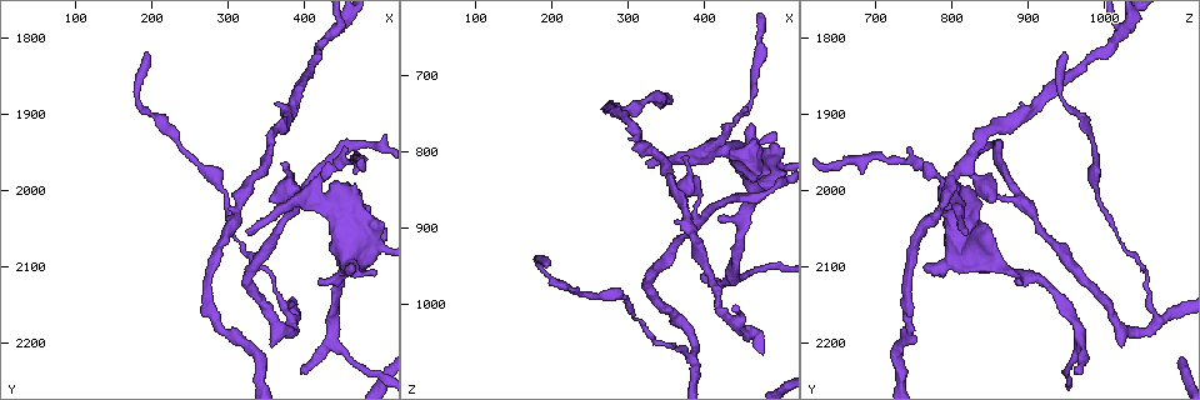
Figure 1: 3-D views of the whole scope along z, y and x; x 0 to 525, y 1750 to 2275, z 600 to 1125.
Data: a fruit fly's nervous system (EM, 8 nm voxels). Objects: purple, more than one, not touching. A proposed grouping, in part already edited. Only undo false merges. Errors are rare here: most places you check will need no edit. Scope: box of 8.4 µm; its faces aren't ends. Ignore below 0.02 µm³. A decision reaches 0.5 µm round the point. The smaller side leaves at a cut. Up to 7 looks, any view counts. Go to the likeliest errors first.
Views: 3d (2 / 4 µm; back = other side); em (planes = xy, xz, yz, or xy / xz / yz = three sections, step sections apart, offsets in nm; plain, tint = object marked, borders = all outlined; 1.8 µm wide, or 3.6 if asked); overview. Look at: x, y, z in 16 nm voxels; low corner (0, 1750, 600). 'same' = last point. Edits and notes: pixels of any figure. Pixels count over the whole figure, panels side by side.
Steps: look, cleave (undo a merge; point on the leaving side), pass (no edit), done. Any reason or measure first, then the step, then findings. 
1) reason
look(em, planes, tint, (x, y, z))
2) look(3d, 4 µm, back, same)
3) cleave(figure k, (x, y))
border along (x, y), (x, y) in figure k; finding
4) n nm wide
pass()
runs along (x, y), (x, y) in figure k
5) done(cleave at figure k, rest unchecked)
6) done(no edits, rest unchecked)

look(3d, 4 µm, (440, 1785, 1025))

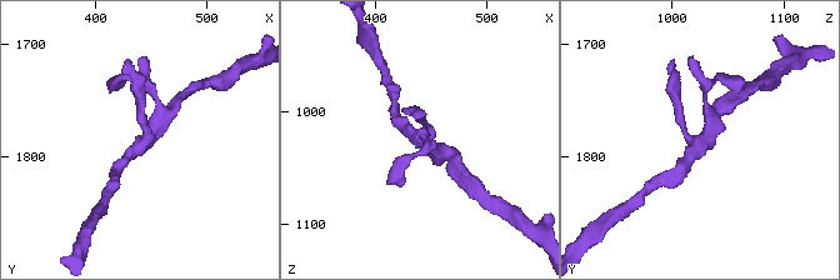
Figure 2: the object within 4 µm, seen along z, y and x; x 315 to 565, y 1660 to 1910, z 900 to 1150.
need the tissue
look(em, yz, step 4, borders, (444, 1790, 1024))

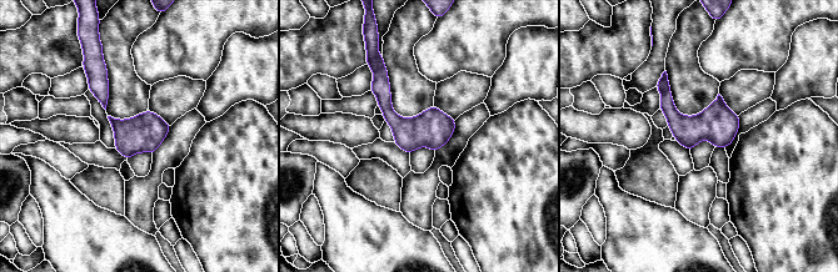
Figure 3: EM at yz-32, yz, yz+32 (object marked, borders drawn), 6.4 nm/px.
pass()
continuous, no second neuron

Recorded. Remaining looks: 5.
abrupt turn
look(em, planes, tint, (390, 2010, 890))

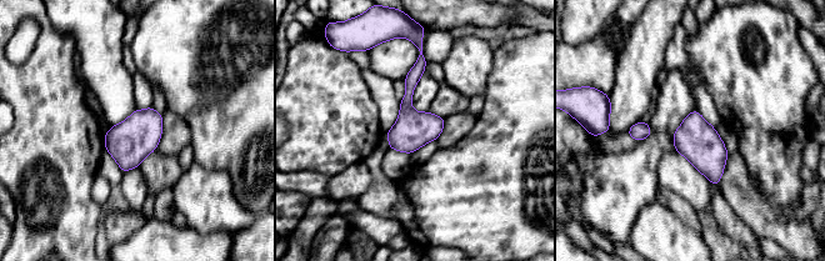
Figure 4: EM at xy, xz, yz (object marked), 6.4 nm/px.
pass()
runs along (421, 58), (408, 96), (409, 150) in figure 4; continuous, no second neuron

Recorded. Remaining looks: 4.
narrows sharply
look(3d, 2 µm, (465, 1960, 730))

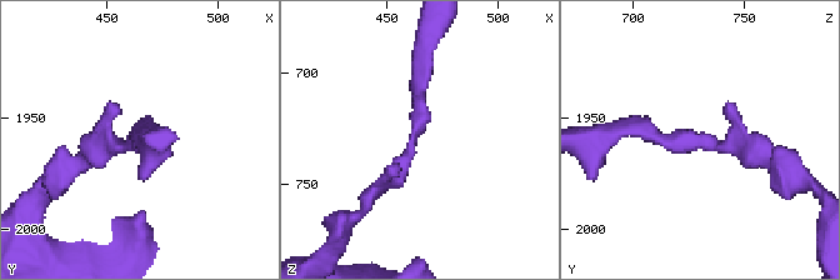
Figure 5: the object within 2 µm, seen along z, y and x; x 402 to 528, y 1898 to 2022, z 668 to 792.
arms of 160, 170 nm
look(em, planes, borders, (463, 1962, 727))

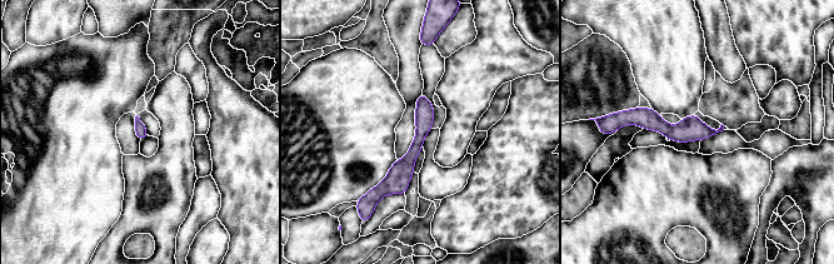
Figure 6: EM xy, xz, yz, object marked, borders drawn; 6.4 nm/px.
pass()
runs along (422, 98), (413, 154), (378, 194) in figure 6; all the same neuron

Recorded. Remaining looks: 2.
done(no edits, rest unchecked)

